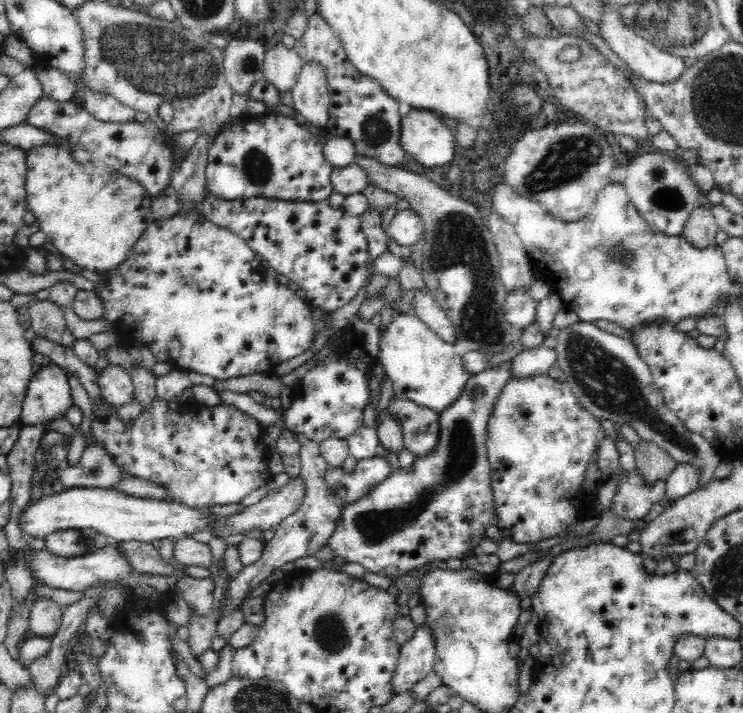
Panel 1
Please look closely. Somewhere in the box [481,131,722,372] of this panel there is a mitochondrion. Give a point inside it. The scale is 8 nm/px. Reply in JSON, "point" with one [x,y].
{"point":[616,253]}

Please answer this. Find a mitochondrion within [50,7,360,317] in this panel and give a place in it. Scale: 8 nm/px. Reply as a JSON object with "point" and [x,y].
{"point":[152,60]}

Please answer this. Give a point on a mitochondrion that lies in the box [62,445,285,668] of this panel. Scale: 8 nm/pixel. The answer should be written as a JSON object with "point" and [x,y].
{"point":[86,541]}

